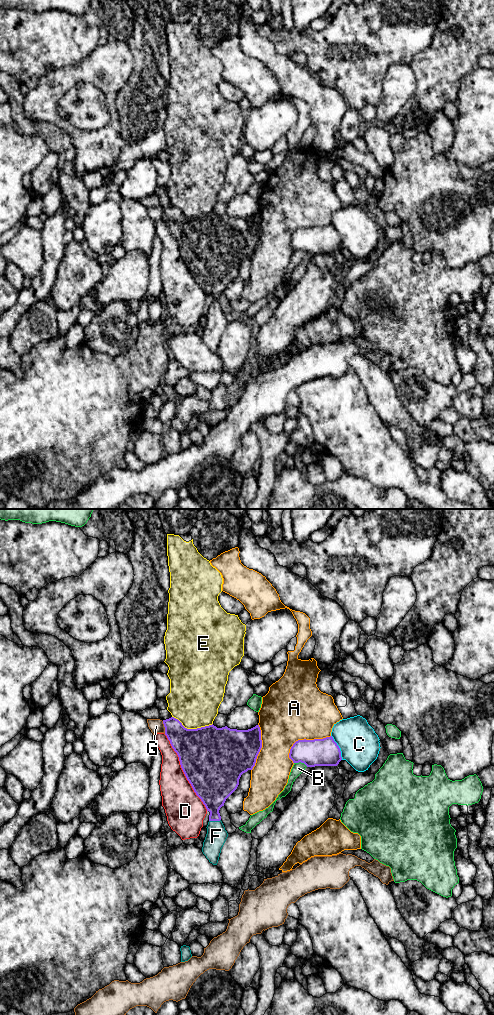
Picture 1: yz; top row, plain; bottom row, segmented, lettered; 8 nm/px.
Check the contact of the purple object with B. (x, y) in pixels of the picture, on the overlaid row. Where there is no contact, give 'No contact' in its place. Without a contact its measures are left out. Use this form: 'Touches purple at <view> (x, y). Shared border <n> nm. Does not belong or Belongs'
Touches purple at yz (301, 762). Shared border 120 nm. Does not belong

